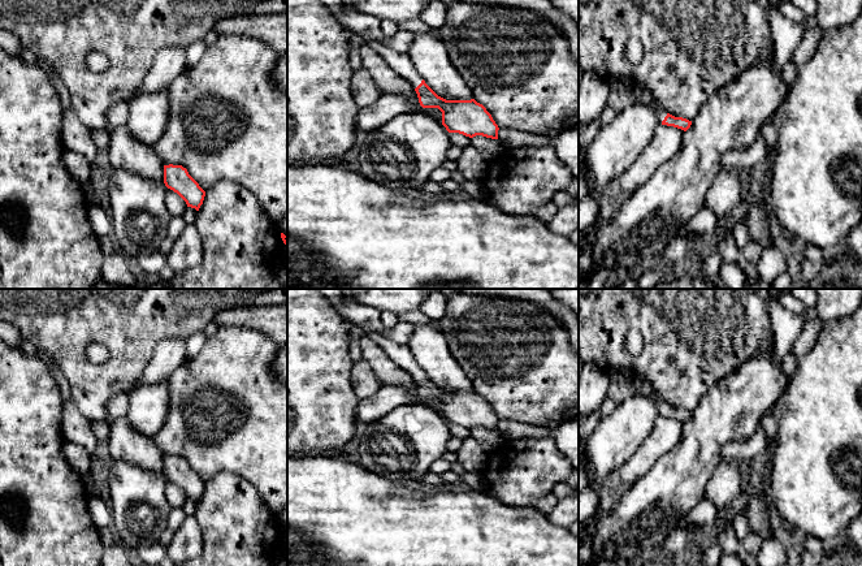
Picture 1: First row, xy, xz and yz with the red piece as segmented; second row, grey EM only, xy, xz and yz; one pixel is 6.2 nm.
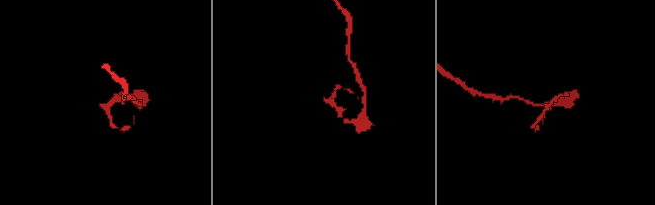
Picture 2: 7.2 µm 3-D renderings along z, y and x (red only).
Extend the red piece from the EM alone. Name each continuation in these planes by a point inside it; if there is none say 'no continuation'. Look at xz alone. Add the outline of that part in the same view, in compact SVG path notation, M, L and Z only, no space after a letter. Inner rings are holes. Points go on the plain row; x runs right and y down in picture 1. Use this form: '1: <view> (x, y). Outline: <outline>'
1: xz (401, 354). Outline: M371 332L368 337L382 349L387 358L402 370L407 371L413 380L421 375L423 370L416 362L408 345L400 345L380 332Z

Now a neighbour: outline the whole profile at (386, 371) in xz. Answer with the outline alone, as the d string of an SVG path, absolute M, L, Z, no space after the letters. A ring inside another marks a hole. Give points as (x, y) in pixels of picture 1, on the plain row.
M367 334L359 340L361 357L365 359L378 381L384 385L402 385L411 396L413 405L425 405L442 416L442 403L438 399L423 399L411 375L397 366L382 349Z

